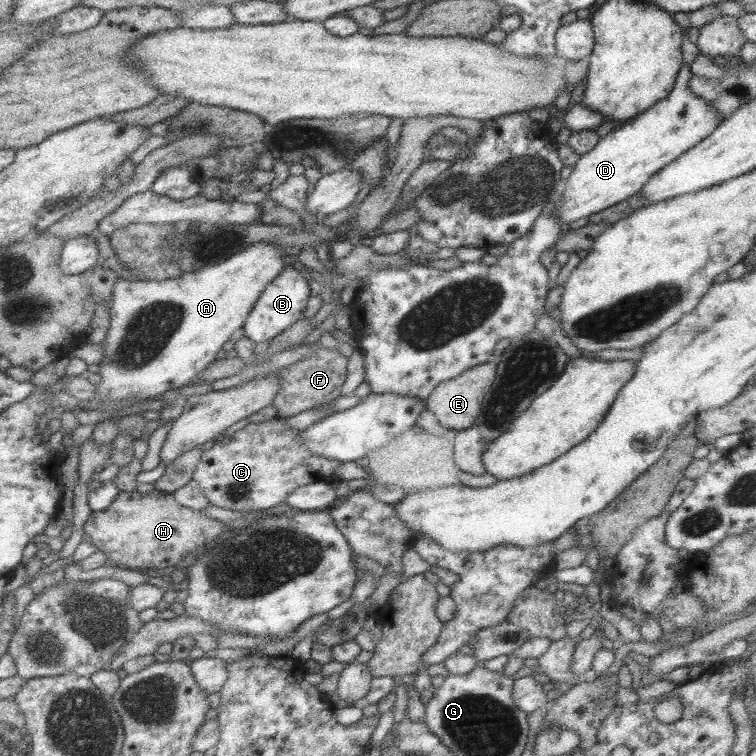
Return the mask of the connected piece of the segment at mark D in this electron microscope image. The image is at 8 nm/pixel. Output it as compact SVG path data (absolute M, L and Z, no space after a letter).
M682 64L677 73L674 86L667 96L658 100L655 104L651 104L647 110L643 110L637 116L626 120L619 128L601 137L595 143L593 149L580 155L579 160L575 161L572 166L571 174L563 182L554 204L552 204L552 216L558 221L559 225L571 223L579 218L589 217L591 214L610 208L618 204L619 201L637 194L639 189L647 184L651 175L674 161L688 148L693 147L700 140L709 136L709 133L715 129L715 126L721 120L719 120L719 114L711 104L701 100L699 96L695 96L687 88L690 75L689 66Z

